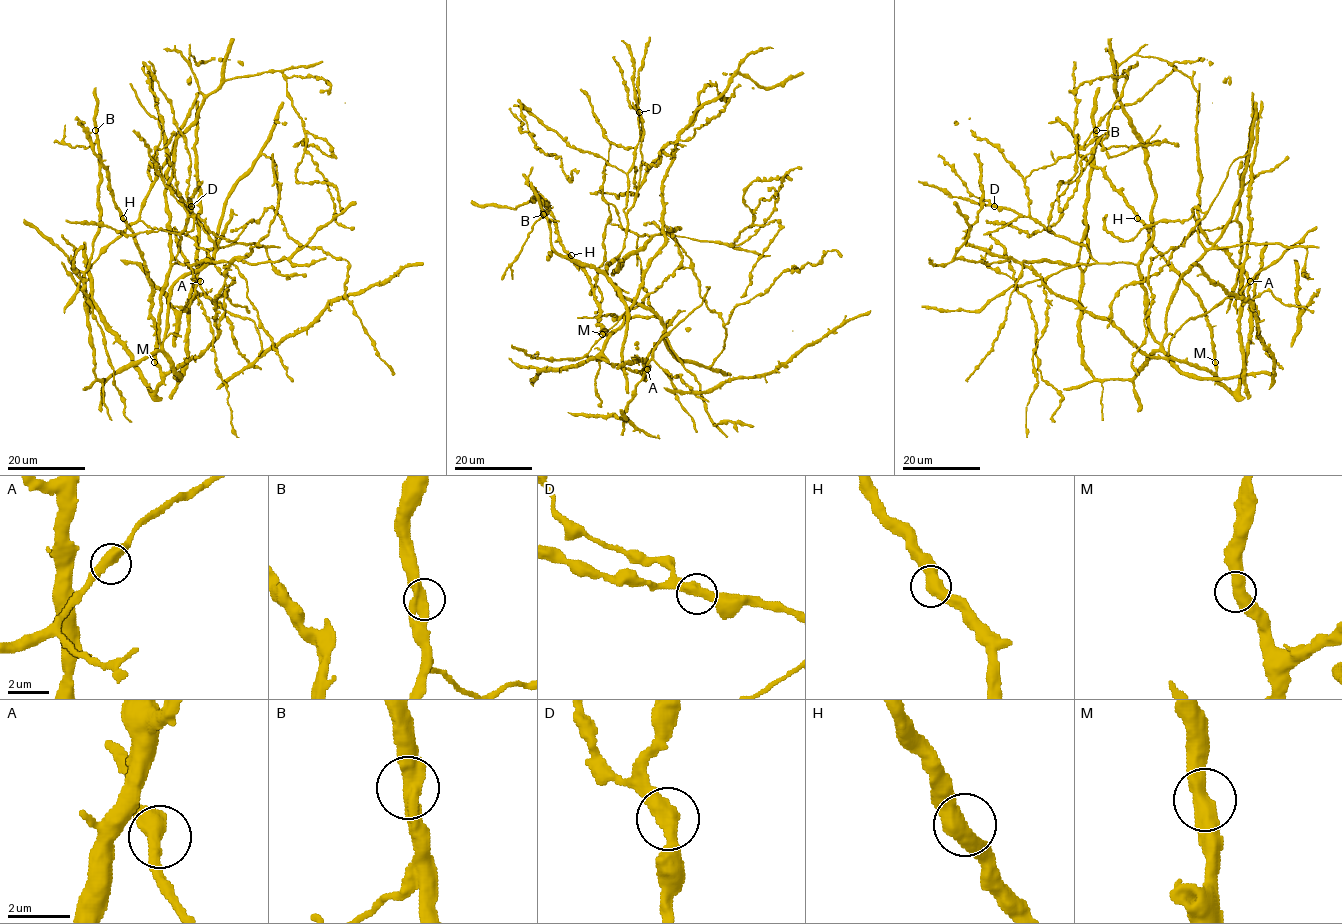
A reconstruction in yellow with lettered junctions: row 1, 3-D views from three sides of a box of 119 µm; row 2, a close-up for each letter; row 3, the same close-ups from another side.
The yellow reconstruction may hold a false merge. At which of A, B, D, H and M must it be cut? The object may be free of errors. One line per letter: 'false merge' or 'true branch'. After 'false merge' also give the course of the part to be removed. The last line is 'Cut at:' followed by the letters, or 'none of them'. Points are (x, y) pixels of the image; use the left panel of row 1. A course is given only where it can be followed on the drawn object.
A: true branch
B: true branch
D: true branch
H: true branch
M: true branch
Cut at: none of them

